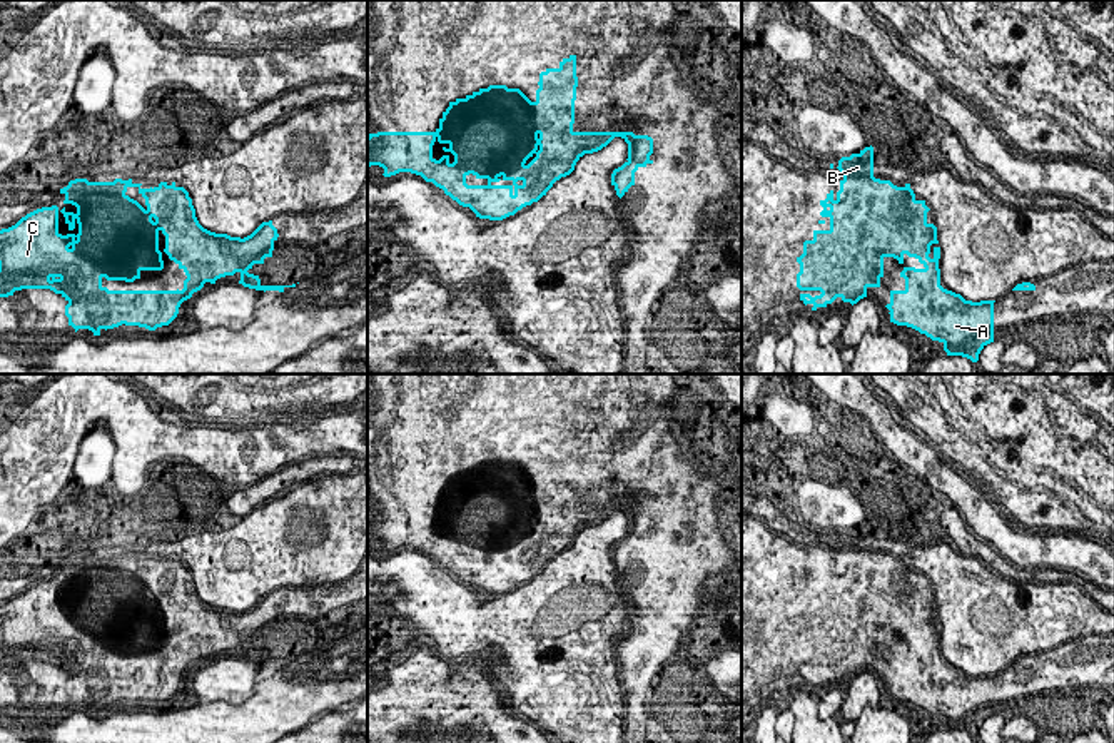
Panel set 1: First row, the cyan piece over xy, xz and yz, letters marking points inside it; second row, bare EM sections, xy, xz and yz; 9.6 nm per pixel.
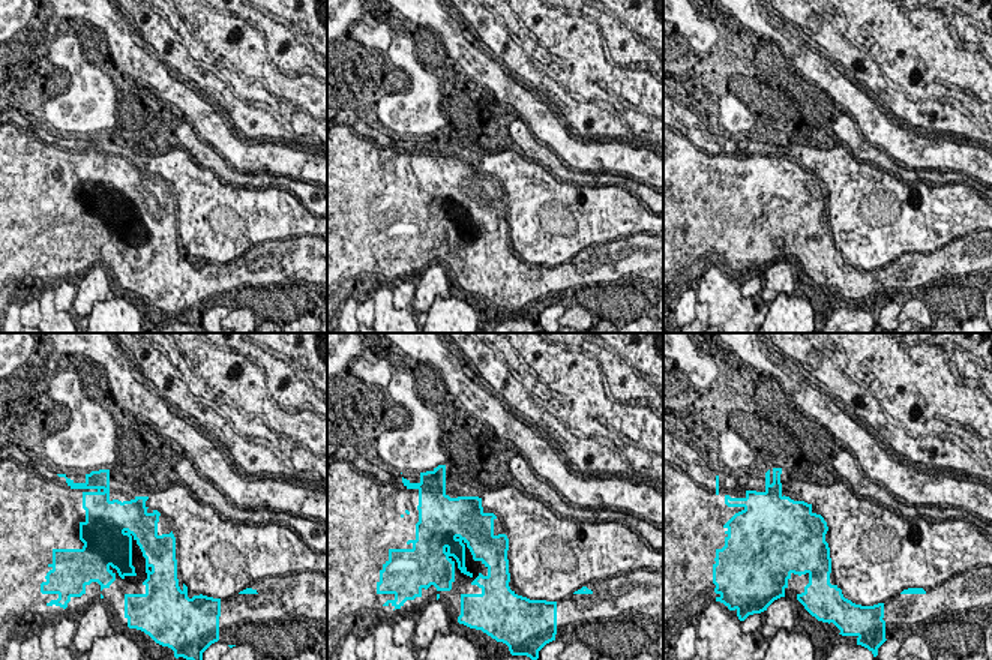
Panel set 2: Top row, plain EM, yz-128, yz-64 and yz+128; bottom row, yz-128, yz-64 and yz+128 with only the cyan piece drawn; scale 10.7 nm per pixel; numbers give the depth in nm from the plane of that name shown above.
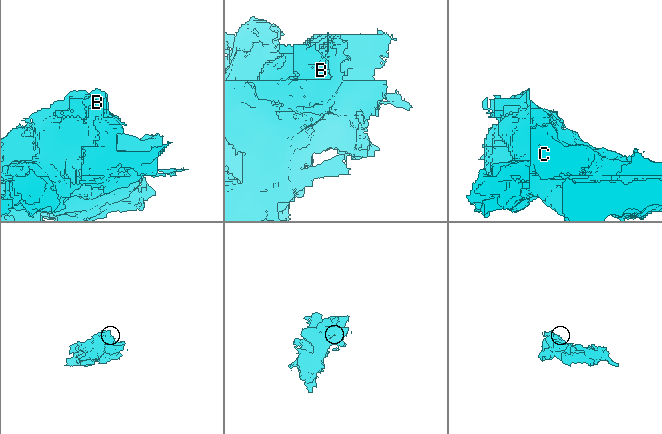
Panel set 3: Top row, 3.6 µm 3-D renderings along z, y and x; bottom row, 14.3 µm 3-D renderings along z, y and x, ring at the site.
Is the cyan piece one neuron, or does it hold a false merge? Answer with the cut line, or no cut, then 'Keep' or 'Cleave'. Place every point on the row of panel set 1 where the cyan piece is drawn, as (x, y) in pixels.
No split. Keep

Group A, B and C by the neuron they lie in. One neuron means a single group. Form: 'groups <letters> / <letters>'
groups A B C

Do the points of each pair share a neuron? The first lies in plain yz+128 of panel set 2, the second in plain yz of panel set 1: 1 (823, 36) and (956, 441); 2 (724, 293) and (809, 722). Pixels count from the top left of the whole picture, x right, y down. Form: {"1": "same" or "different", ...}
{"1": "same", "2": "same"}

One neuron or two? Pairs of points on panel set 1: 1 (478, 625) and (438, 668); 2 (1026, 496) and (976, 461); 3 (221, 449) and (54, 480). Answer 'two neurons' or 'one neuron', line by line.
1: two neurons
2: two neurons
3: two neurons

